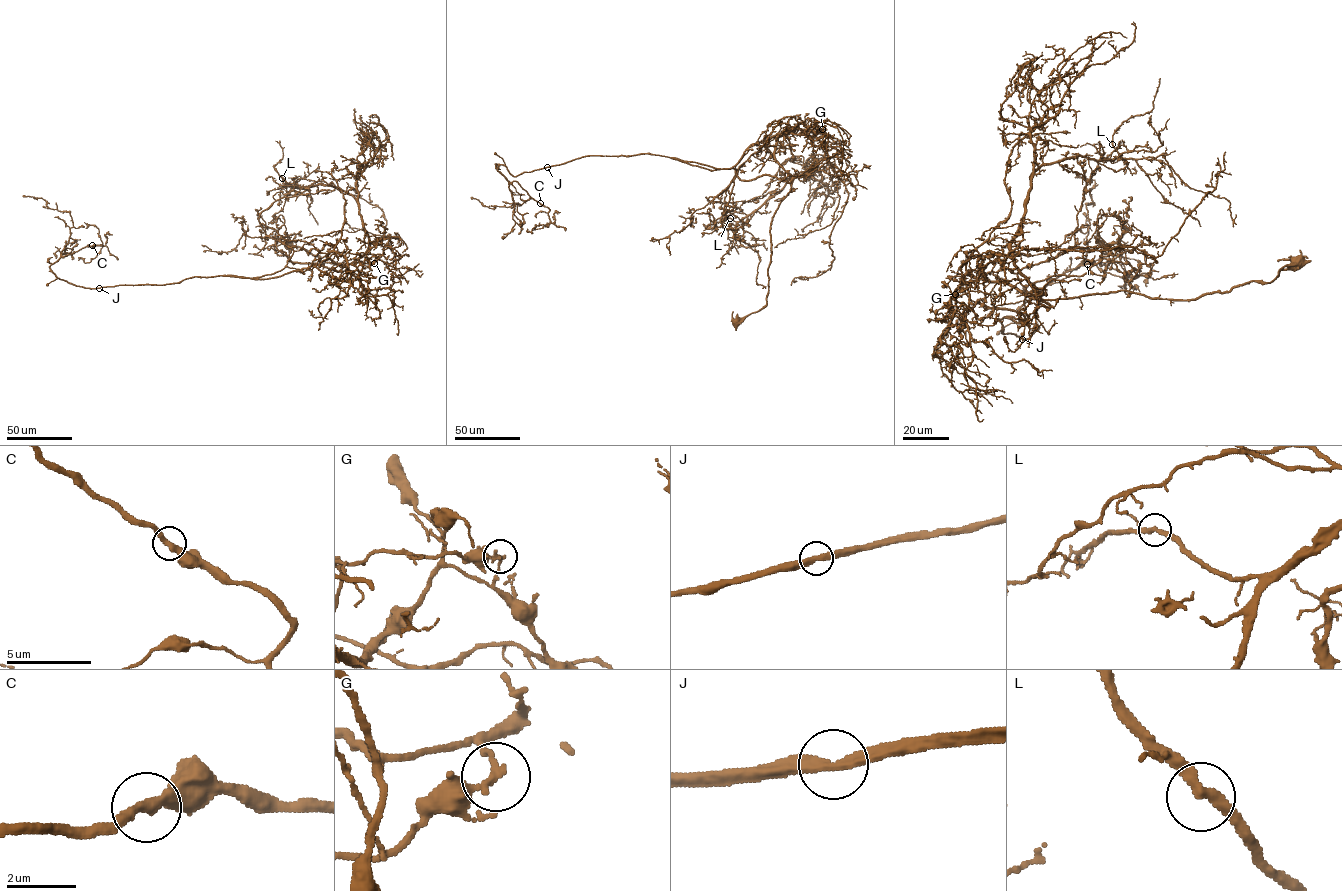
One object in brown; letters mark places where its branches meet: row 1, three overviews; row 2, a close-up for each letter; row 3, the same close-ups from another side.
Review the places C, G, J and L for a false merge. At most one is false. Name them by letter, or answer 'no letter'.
G

